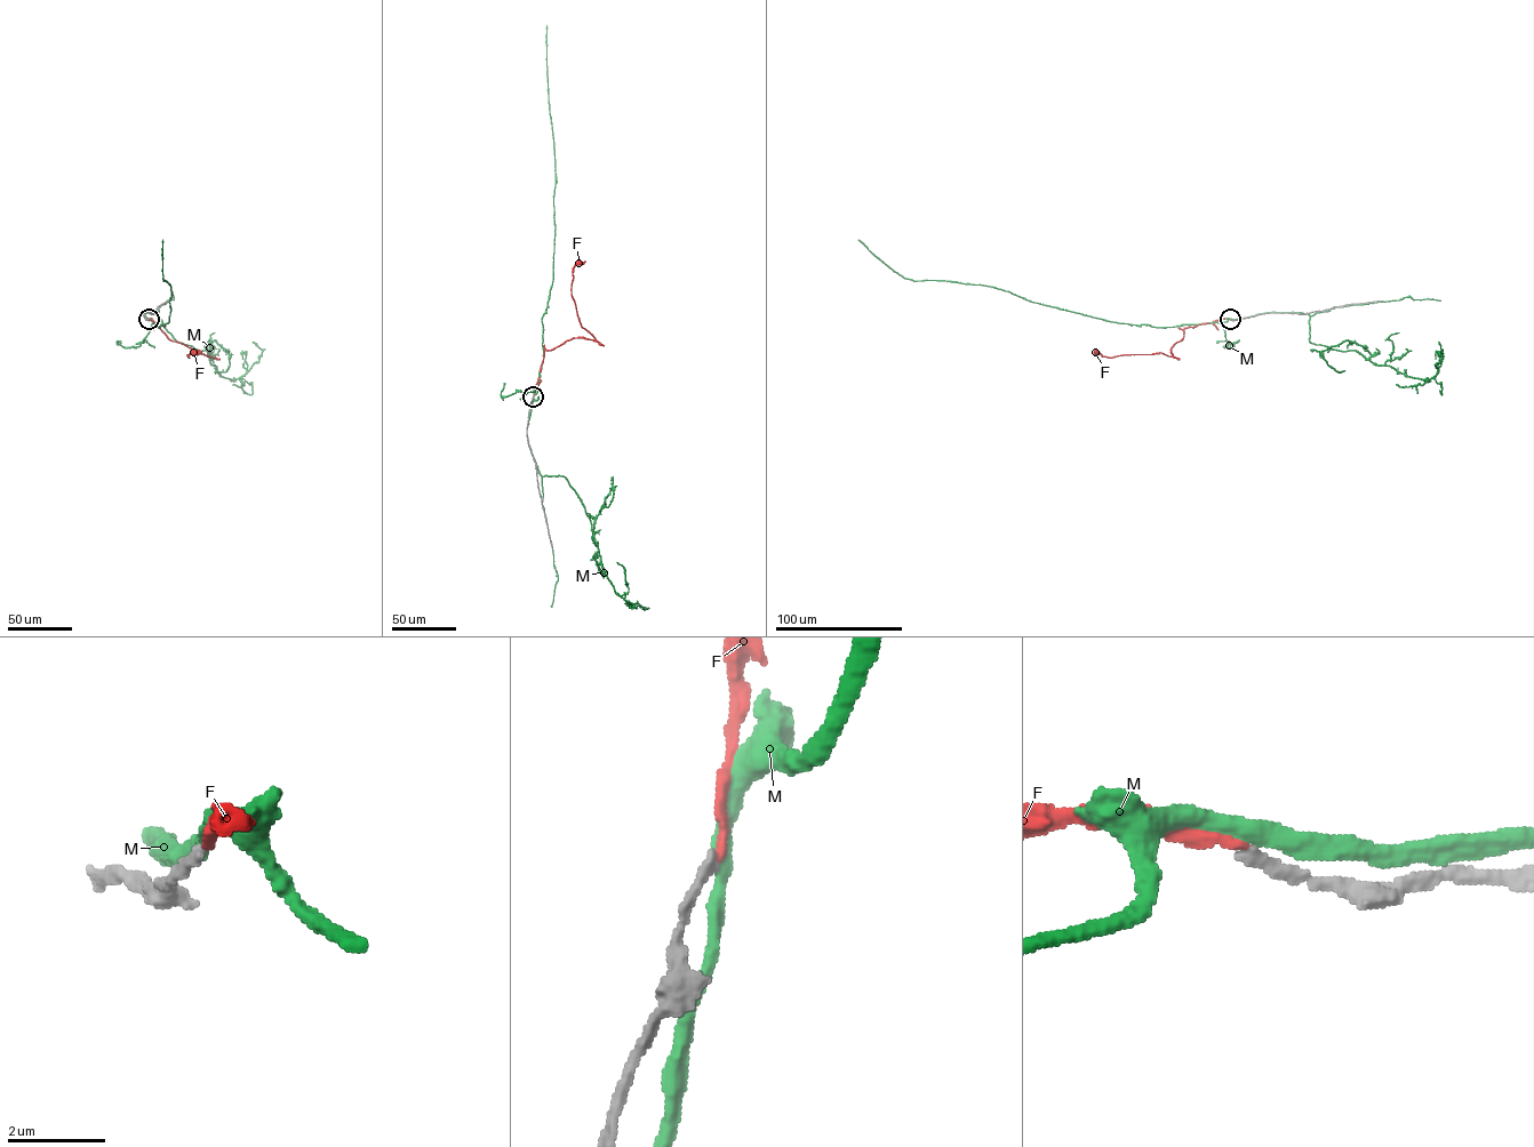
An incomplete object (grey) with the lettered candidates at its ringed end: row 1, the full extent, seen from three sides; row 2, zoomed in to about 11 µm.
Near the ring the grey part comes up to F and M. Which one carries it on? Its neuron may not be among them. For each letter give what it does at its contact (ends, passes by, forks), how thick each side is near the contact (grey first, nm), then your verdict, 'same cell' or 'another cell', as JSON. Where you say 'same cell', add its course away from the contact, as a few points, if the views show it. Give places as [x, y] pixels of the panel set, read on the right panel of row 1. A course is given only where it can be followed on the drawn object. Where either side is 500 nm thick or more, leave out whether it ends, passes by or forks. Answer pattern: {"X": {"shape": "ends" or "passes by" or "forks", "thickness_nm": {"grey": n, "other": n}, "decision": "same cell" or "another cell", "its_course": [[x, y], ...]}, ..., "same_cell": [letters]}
{"F": {"shape": "ends", "thickness_nm": {"grey": 240, "other": 180}, "decision": "same cell", "its_course": [[1230, 319], [1185, 328], [1183, 337], [1171, 347], [1174, 358], [1159, 353], [1108, 358], [1096, 353]]}, "M": {"shape": "passes by", "thickness_nm": {"grey": 240, "other": 360}, "decision": "another cell"}, "same_cell": ["F"]}

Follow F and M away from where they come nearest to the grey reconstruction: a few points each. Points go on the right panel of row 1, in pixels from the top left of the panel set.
F: (1230, 319), (1185, 328), (1183, 337), (1171, 347), (1174, 358), (1159, 353), (1108, 358), (1096, 353)
M: (1230, 319), (1161, 327), (1129, 325), (1031, 302), (990, 286), (915, 281), (893, 271), (859, 239)

